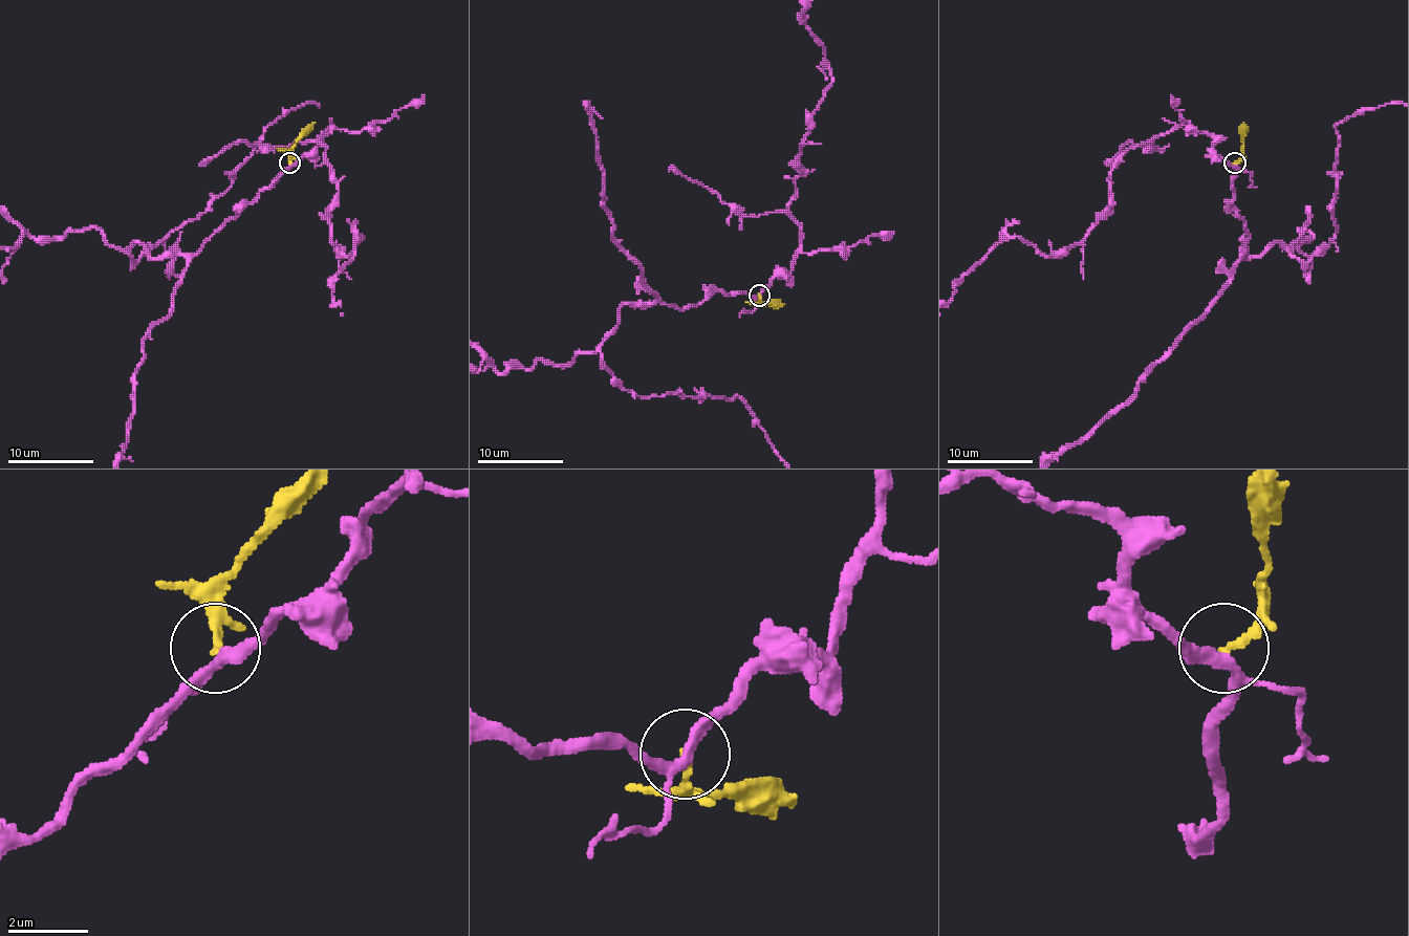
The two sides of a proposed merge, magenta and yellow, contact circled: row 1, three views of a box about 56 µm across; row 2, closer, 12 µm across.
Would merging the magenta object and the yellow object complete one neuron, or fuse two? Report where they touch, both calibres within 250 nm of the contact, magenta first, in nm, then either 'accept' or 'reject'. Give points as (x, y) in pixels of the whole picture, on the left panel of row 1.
(289, 162) | 240/170 nm | reject

